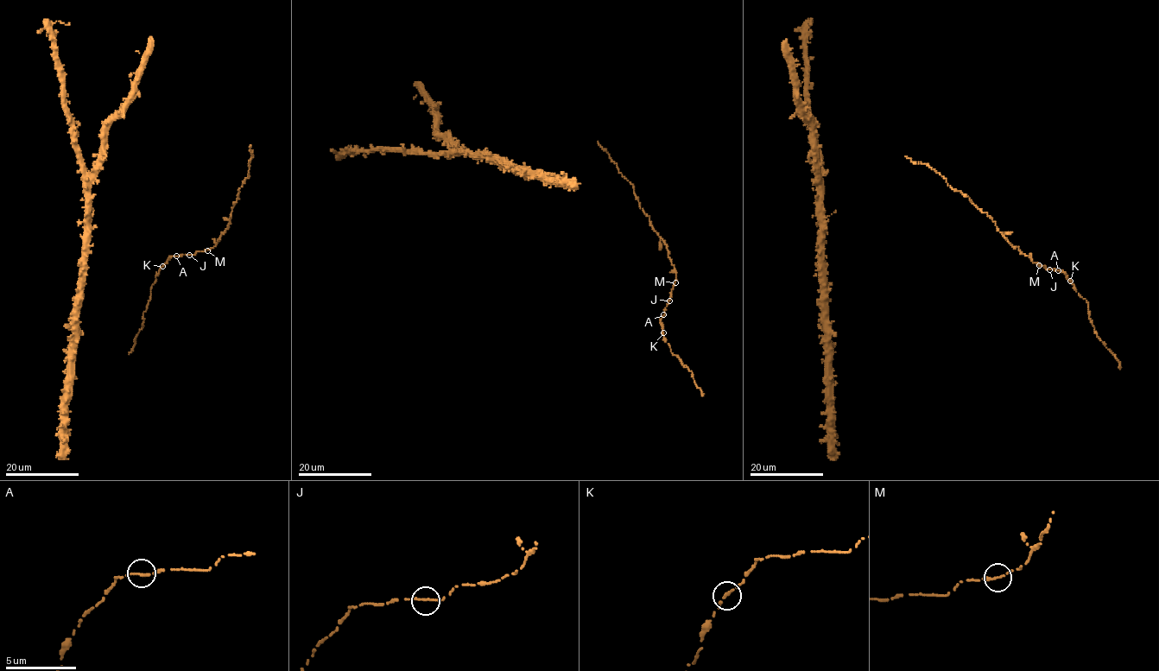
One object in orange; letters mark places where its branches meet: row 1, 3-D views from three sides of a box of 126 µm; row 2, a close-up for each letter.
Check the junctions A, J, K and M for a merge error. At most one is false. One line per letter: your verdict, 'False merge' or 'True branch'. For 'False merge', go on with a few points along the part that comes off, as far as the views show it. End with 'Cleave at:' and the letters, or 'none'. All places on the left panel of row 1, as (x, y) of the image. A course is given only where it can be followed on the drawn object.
A: True branch
J: True branch
K: True branch
M: True branch
Cleave at: none

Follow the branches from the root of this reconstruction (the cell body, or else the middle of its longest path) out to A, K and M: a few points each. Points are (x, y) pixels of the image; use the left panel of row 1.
A: (250, 145), (250, 177), (238, 190), (228, 228), (212, 249), (193, 255), (176, 256)
K: (250, 145), (250, 177), (238, 190), (228, 228), (215, 246), (193, 255), (169, 256), (162, 266)
M: (250, 145), (252, 150), (249, 162), (250, 177), (238, 190), (228, 228), (222, 231), (215, 246), (207, 250)

